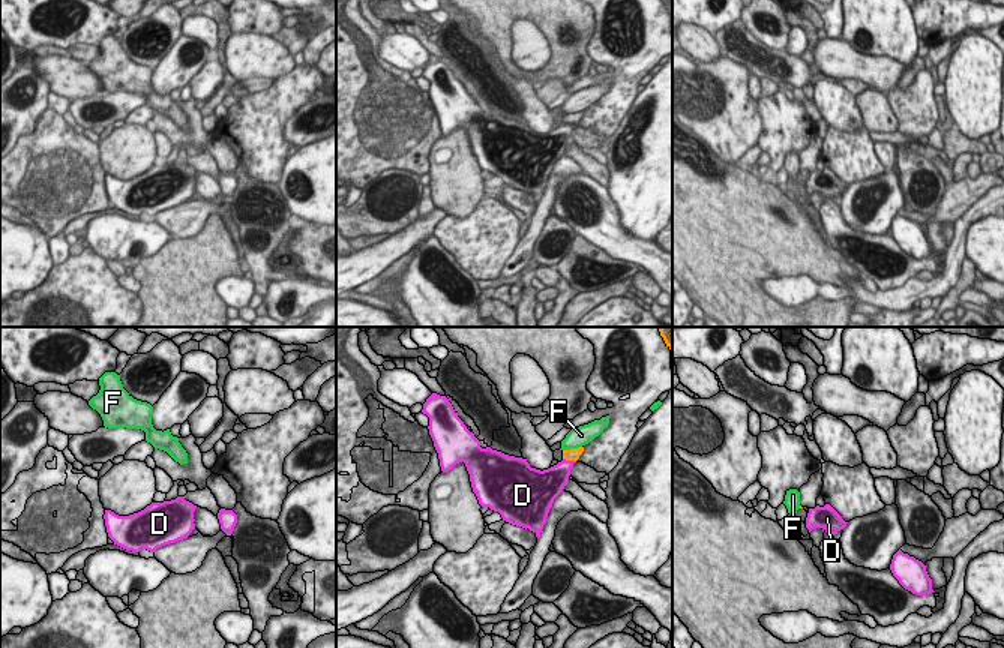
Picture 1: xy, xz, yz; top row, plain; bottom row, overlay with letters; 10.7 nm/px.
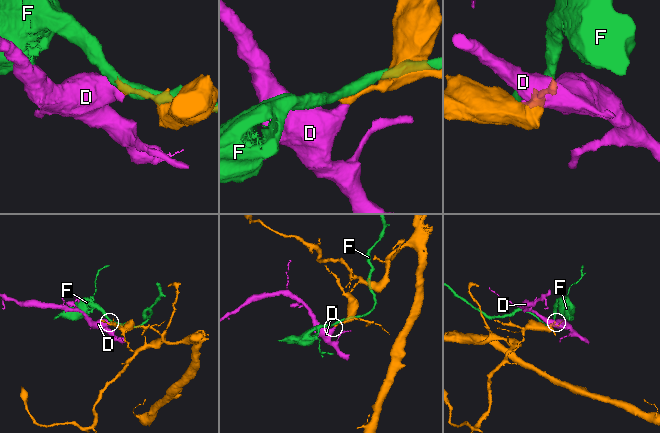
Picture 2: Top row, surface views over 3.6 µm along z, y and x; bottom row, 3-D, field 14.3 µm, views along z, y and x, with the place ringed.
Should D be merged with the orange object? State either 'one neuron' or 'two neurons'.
two neurons

